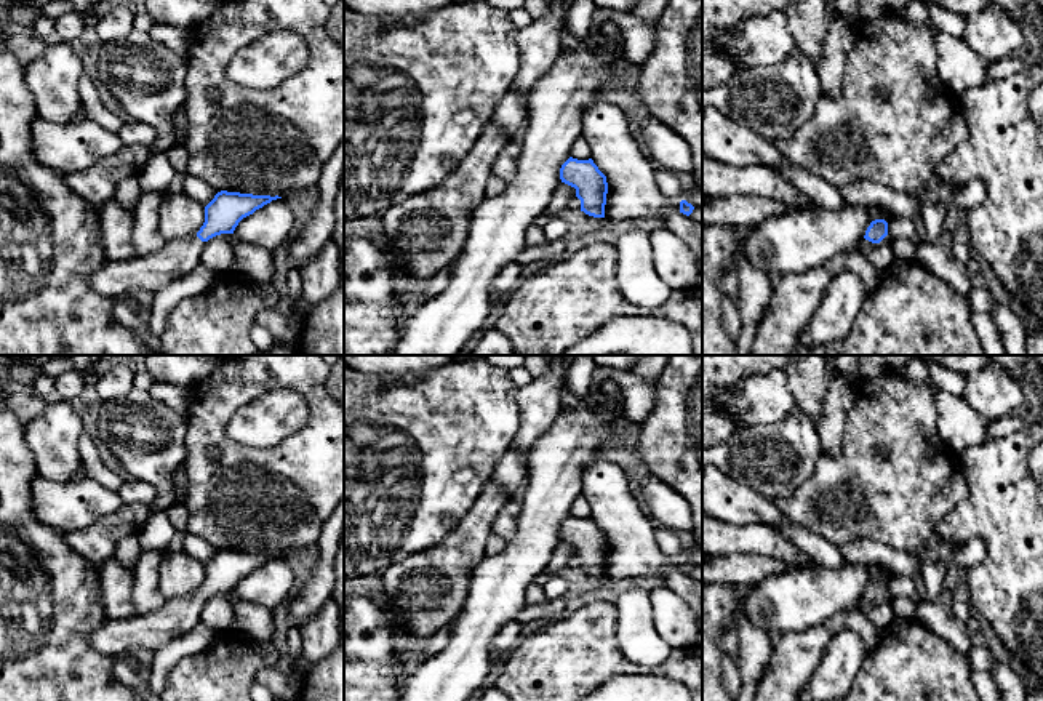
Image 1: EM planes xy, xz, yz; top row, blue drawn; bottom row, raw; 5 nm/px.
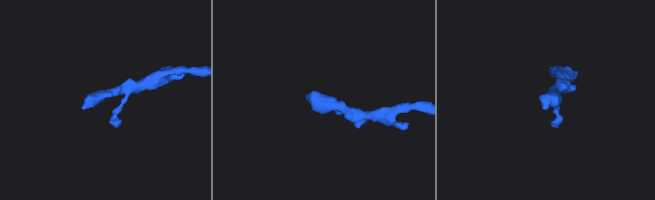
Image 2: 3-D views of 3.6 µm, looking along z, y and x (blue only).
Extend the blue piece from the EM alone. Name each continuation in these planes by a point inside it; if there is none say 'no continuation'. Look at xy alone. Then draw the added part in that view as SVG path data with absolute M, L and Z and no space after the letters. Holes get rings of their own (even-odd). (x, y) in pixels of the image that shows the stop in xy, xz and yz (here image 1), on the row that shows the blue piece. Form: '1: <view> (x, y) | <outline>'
1: xy (141, 276) | M197 235L166 240L150 254L106 262L91 275L91 288L107 298L149 298L200 262L205 242Z

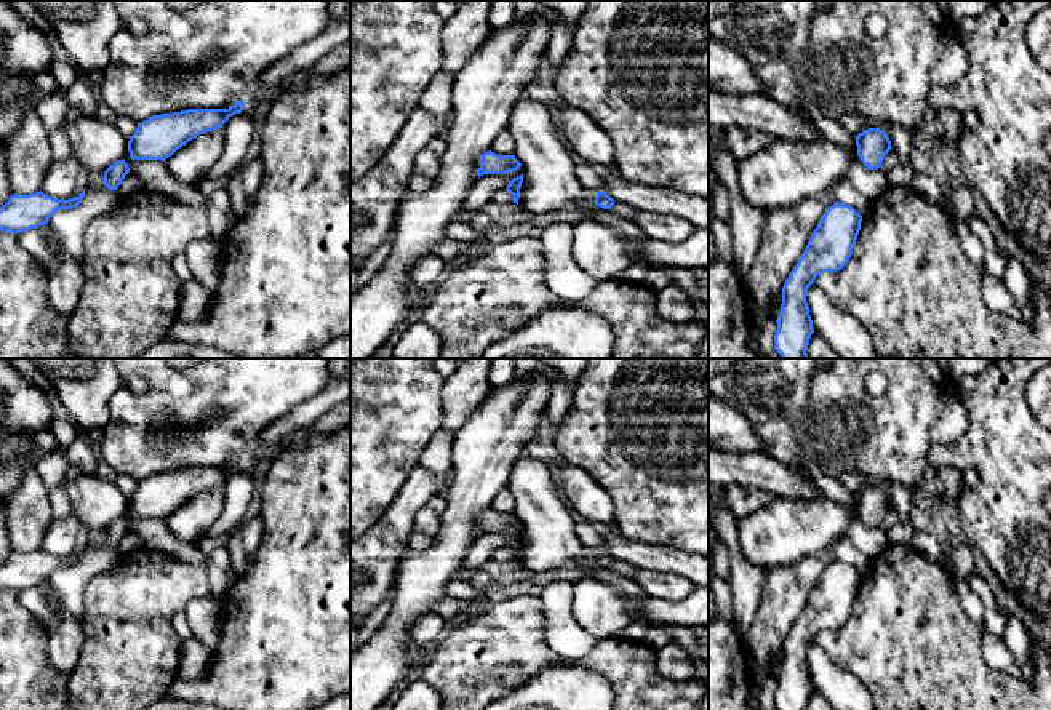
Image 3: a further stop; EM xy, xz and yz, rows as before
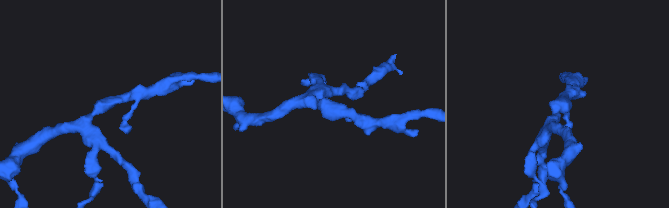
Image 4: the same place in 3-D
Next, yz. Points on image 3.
no continuation

